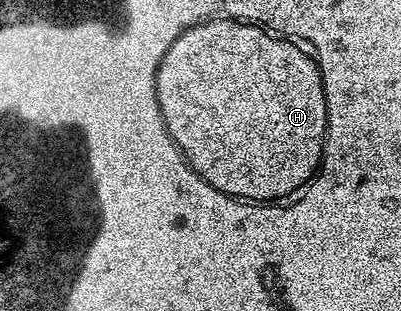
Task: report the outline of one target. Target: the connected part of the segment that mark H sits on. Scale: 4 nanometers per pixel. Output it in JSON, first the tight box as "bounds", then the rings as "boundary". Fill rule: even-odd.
{"bounds":[164,17,326,204],"boundary":[[[220,17],[212,18],[210,22],[218,26],[218,82],[210,72],[214,84],[210,84],[210,92],[202,94],[200,108],[168,110],[168,120],[164,120],[166,133],[190,167],[209,186],[229,198],[257,204],[289,199],[303,189],[322,165],[326,97],[318,63],[301,50],[303,47],[297,41],[275,36],[253,22]]]}

